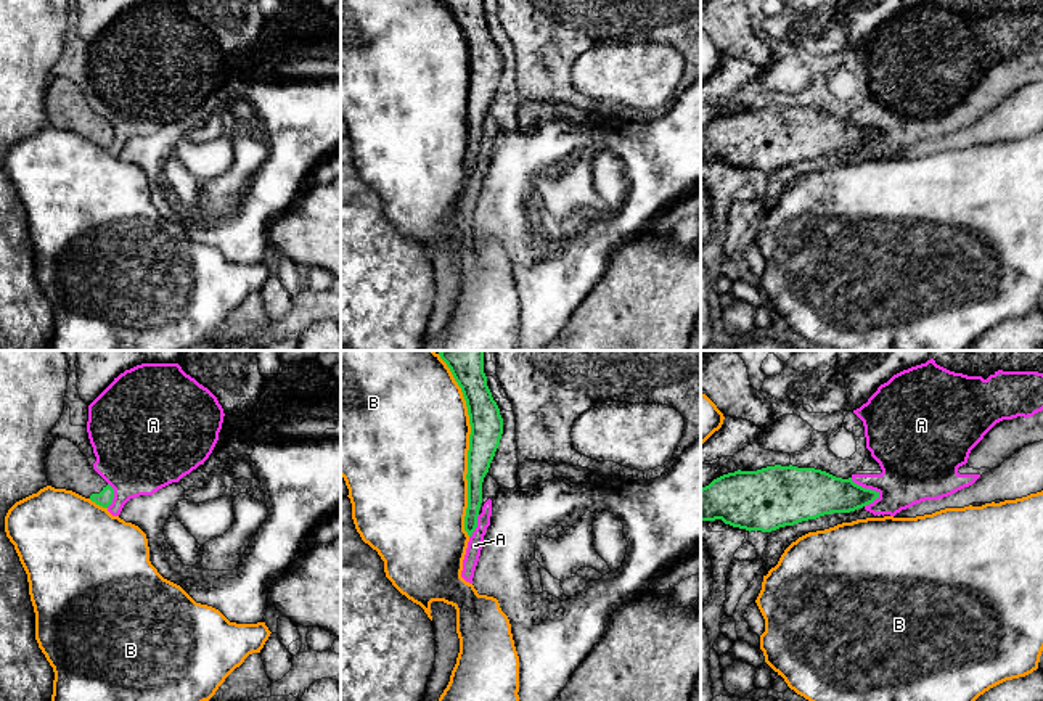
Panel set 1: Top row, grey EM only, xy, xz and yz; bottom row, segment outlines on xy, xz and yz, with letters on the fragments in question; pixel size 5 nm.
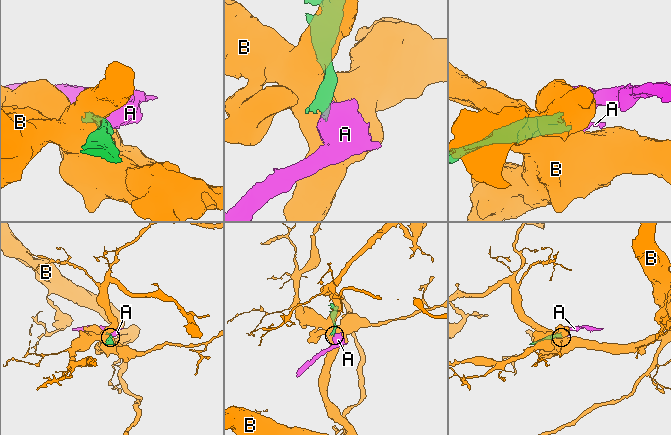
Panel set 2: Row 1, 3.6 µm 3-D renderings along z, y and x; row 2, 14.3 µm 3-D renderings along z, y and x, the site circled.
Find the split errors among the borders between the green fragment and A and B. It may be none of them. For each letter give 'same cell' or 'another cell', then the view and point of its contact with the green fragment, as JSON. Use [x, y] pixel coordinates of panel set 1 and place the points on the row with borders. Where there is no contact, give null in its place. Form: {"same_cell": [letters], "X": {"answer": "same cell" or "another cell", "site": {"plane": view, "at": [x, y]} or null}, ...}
{"same_cell": [], "A": {"answer": "another cell", "site": {"plane": "yz", "at": [867, 489]}}, "B": {"answer": "another cell", "site": {"plane": "xz", "at": [470, 446]}}}

